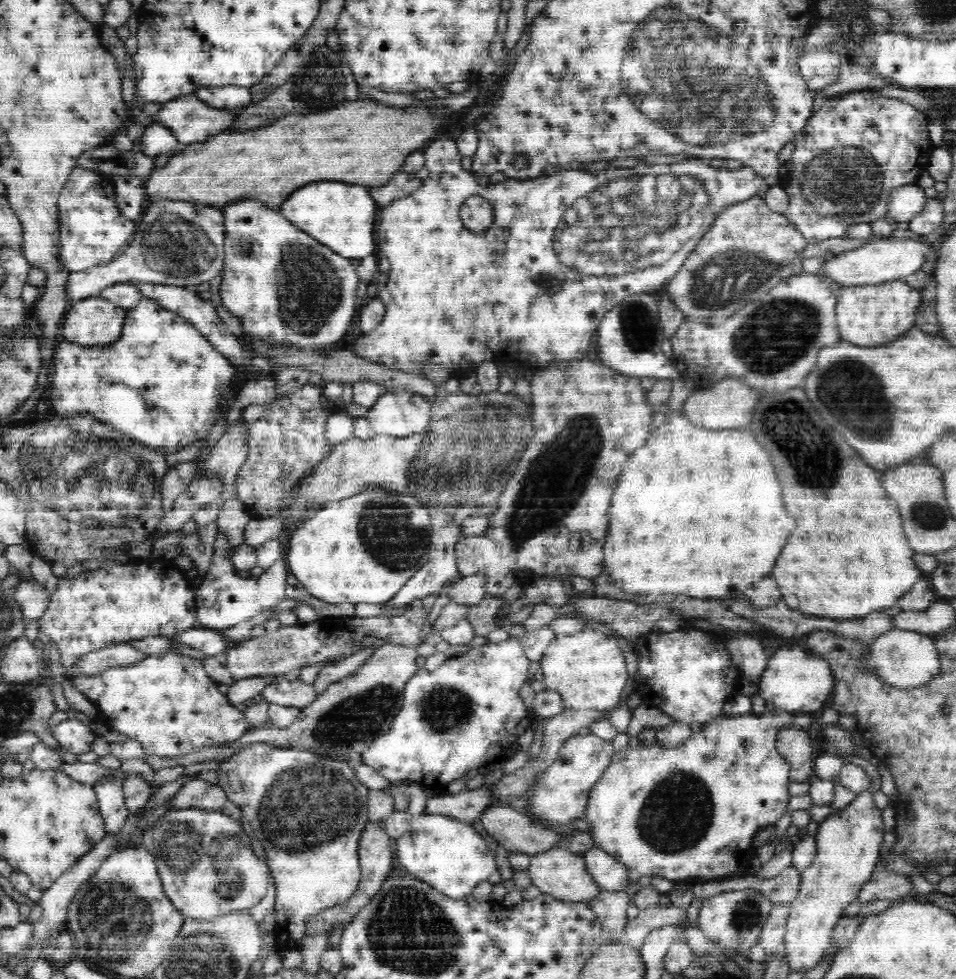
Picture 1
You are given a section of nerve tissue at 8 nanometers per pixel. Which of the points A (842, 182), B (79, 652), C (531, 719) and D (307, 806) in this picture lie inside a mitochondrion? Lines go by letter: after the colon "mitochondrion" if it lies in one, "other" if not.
A: mitochondrion
B: other
C: other
D: mitochondrion

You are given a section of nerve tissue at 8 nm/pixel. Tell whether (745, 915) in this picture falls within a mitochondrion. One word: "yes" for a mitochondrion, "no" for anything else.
yes

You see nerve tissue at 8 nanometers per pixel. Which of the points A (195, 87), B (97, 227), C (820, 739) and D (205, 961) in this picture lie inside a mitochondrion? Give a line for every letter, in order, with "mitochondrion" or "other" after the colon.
A: other
B: other
C: other
D: mitochondrion

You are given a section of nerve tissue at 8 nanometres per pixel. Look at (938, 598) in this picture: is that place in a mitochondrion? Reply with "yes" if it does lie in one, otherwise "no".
no

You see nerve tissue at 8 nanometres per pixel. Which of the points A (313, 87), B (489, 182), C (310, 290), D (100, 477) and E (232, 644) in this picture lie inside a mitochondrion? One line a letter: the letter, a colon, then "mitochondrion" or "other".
A: mitochondrion
B: other
C: mitochondrion
D: mitochondrion
E: other

